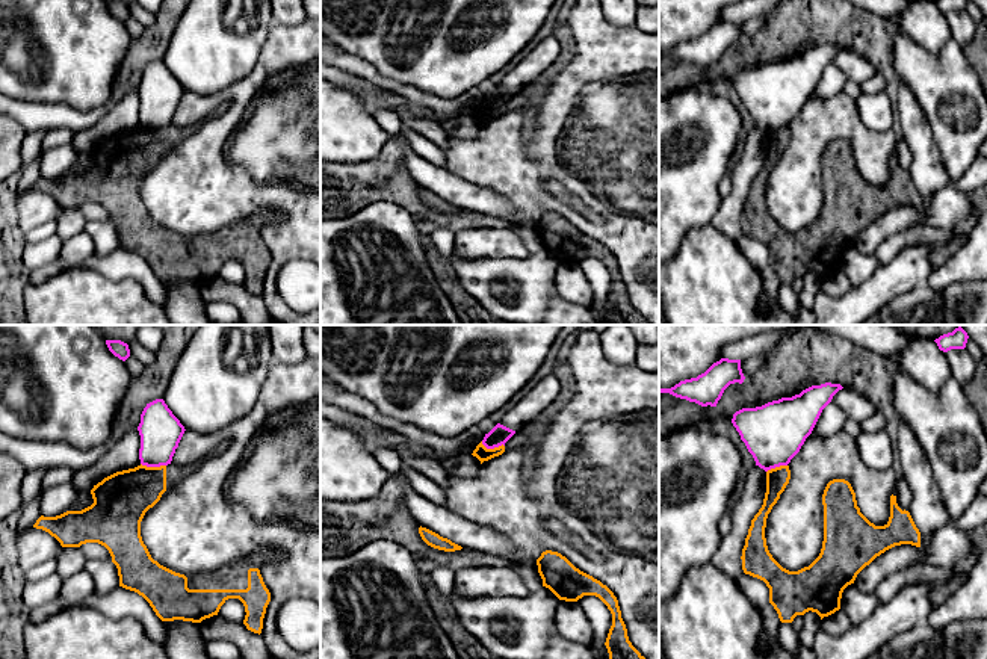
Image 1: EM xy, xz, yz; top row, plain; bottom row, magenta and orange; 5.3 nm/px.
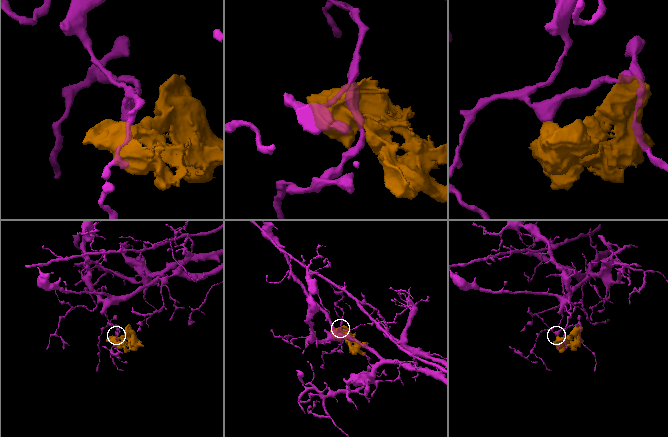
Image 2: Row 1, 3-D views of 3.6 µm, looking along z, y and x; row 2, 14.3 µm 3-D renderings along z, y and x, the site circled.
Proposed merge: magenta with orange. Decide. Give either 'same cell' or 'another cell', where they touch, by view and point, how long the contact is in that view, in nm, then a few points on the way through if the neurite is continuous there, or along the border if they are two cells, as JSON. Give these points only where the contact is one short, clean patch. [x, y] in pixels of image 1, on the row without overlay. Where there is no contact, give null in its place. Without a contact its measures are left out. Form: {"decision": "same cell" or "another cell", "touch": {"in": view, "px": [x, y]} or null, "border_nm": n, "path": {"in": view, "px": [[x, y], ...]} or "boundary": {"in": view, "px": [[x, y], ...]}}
{"decision": "another cell", "touch": {"in": "xy", "px": [153, 127]}, "border_nm": 140, "boundary": {"in": "xy", "px": [[141, 124], [165, 127]]}}

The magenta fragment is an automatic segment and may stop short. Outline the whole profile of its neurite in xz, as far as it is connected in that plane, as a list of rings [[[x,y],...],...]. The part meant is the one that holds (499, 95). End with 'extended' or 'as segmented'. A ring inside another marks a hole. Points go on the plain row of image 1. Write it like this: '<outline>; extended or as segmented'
[[[497,85],[488,95],[485,95],[482,106],[487,110],[505,107],[505,104],[515,95],[515,92]]]; as segmented

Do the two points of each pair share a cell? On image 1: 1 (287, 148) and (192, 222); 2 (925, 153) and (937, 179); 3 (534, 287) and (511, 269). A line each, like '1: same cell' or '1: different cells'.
1: different cells
2: same cell
3: same cell

